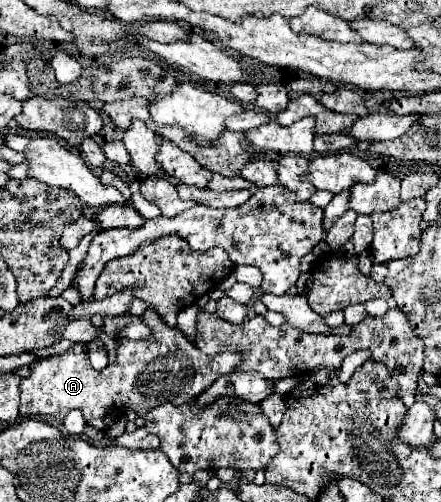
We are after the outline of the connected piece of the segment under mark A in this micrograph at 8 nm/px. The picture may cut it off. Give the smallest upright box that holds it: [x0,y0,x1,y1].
[20,312,242,430]

